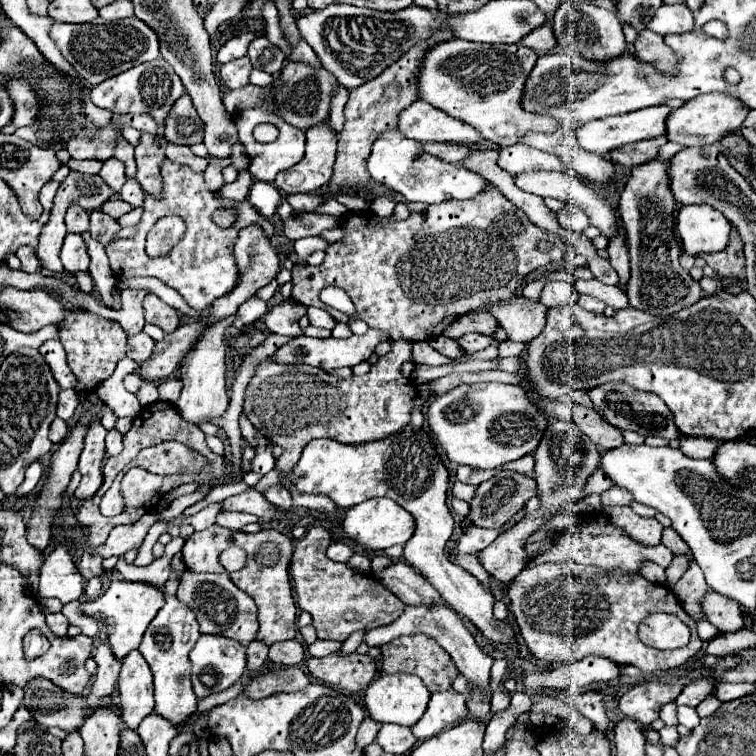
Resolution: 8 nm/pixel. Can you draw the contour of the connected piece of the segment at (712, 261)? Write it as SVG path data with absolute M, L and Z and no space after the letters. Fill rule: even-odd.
M731 227L731 239L723 251L699 257L703 257L719 277L739 277L745 267L745 257L743 257L743 241L739 237L737 227Z

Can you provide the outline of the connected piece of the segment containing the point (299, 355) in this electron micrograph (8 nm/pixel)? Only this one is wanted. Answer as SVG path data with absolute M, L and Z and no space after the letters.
M369 329L365 335L351 335L349 339L335 339L335 337L329 337L329 339L315 339L315 337L295 337L291 339L289 343L285 343L283 347L279 347L271 359L275 359L275 363L291 363L291 365L297 365L297 363L305 363L305 365L311 365L311 367L319 367L319 369L325 369L325 371L333 371L333 369L339 369L339 367L353 367L361 361L367 361L377 343L379 341L385 341L389 339L383 331L375 331L375 329Z

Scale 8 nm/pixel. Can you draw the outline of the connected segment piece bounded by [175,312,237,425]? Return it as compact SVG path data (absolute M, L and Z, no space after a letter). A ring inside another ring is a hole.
M237 312L235 315L230 315L223 319L223 321L217 322L217 325L209 327L203 335L203 339L199 339L199 343L195 345L195 349L183 359L181 363L181 381L183 381L183 391L181 391L181 397L179 401L175 403L179 415L189 421L189 423L209 423L213 421L215 417L221 417L229 405L229 395L227 395L227 385L225 385L225 345L224 345L224 330L230 326L237 318Z

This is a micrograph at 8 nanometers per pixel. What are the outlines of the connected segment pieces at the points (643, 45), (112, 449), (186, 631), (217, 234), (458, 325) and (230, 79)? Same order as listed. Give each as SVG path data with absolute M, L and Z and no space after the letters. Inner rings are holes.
M643 29L639 33L633 47L635 47L635 55L639 57L639 61L653 65L655 71L671 73L679 65L679 57L671 51L671 47L667 47L663 37L649 29Z
M111 429L107 433L107 455L119 455L119 451L123 449L123 443L121 443L123 435L117 431L117 429Z
M165 595L165 605L151 621L143 635L143 643L139 645L141 655L149 663L155 677L155 713L169 719L173 725L183 723L191 713L195 713L197 697L191 687L191 663L189 651L199 639L199 625L193 611L181 603L177 597Z
M165 159L163 167L161 167L161 175L163 175L163 195L159 199L155 199L153 195L145 195L145 203L143 203L145 213L139 221L139 233L129 239L111 241L107 245L111 269L119 281L153 275L153 277L161 279L163 283L167 283L171 289L183 293L183 299L187 301L187 305L191 309L203 311L217 297L229 293L237 283L237 267L235 267L235 259L231 253L237 231L241 227L247 227L249 223L259 223L263 227L263 231L267 233L267 237L273 237L273 225L261 213L257 213L249 201L243 201L237 205L237 203L217 197L217 193L213 193L205 187L203 175L193 173L187 165L171 163L169 159ZM217 209L233 209L235 211L235 221L231 227L219 227L213 221L213 213ZM163 215L183 217L183 221L187 223L187 233L171 249L171 253L167 257L149 259L145 253L145 235L149 233L153 223L157 219L161 219Z
M471 313L471 315L459 317L455 323L451 323L451 325L443 331L443 335L445 335L445 337L451 337L451 339L461 337L461 335L471 333L471 331L481 331L481 333L485 333L485 335L493 335L495 327L497 327L497 321L495 321L489 313L479 313L479 315L473 315L473 313Z
M239 57L233 59L231 63L221 65L221 79L229 89L239 89L249 85L249 75L251 75L251 61L249 57Z

